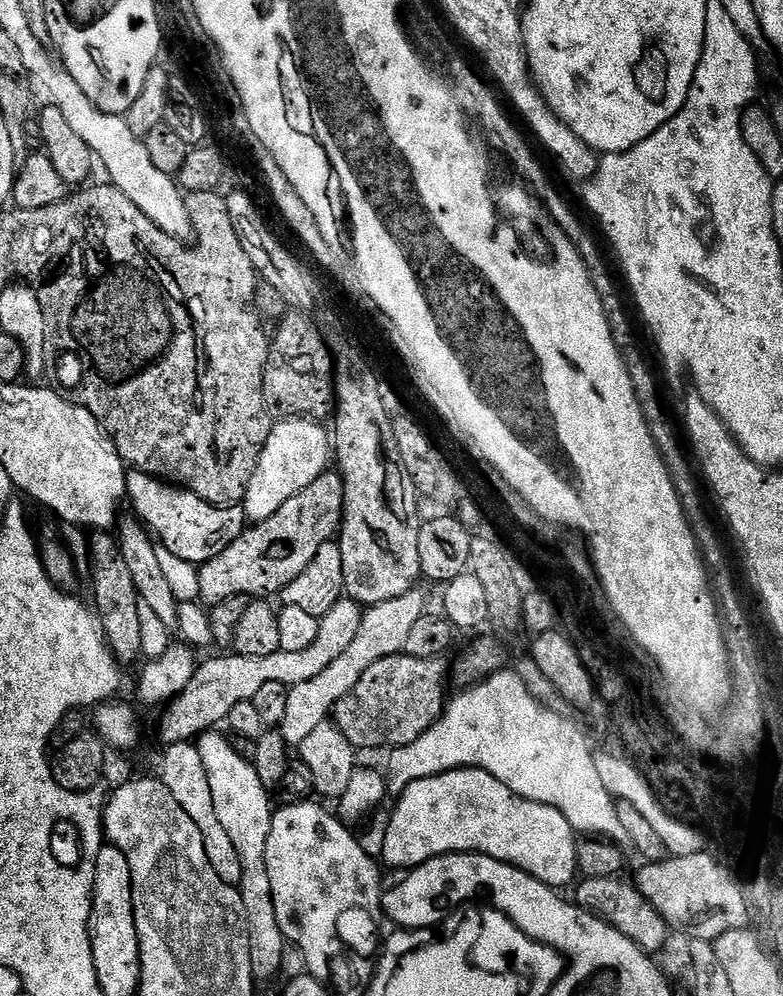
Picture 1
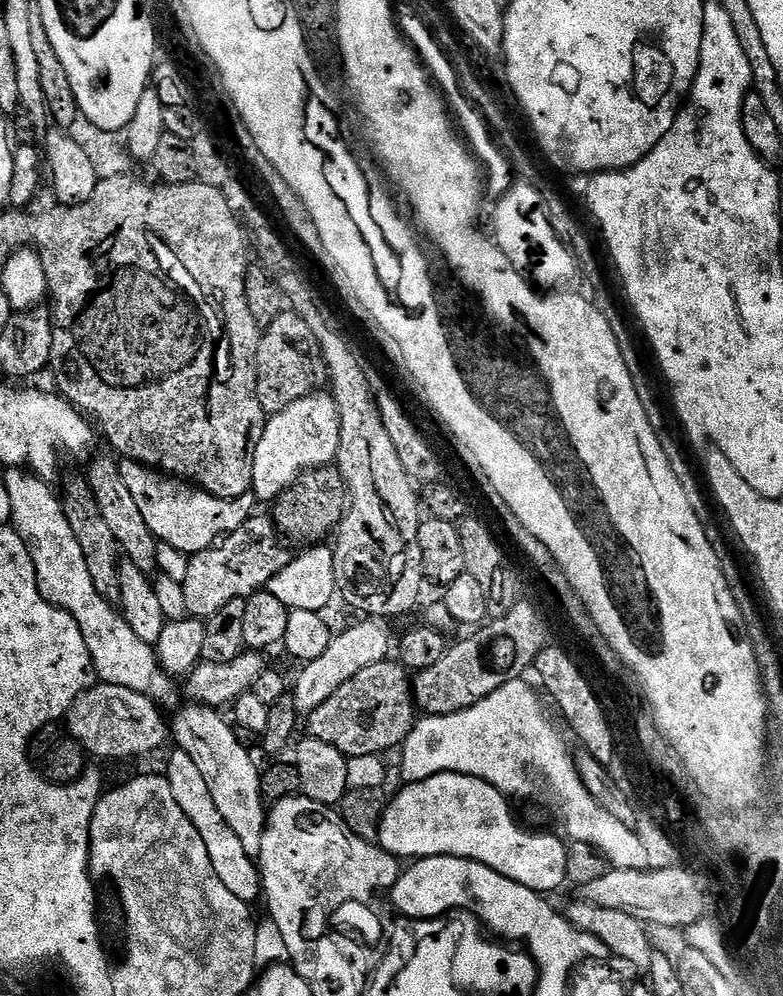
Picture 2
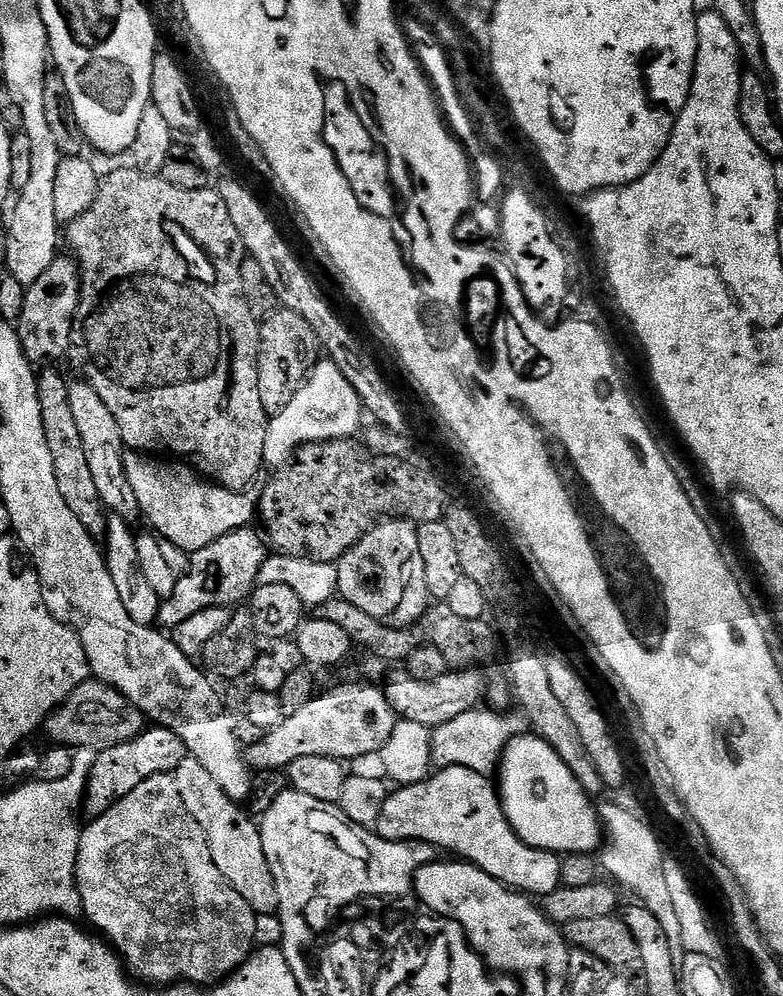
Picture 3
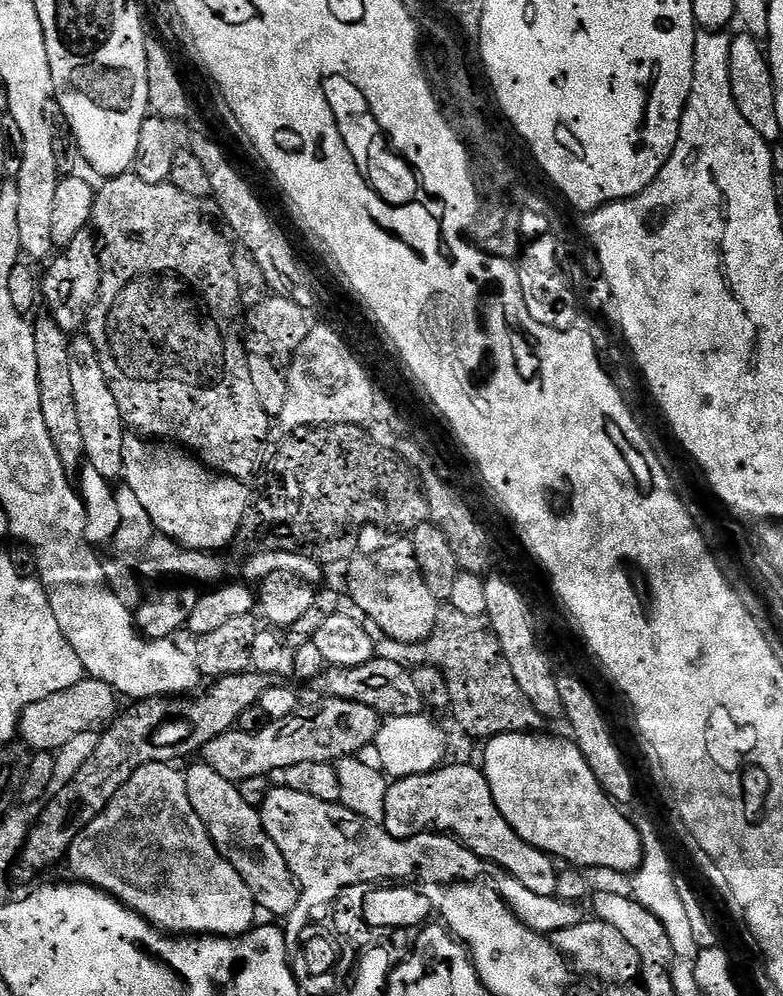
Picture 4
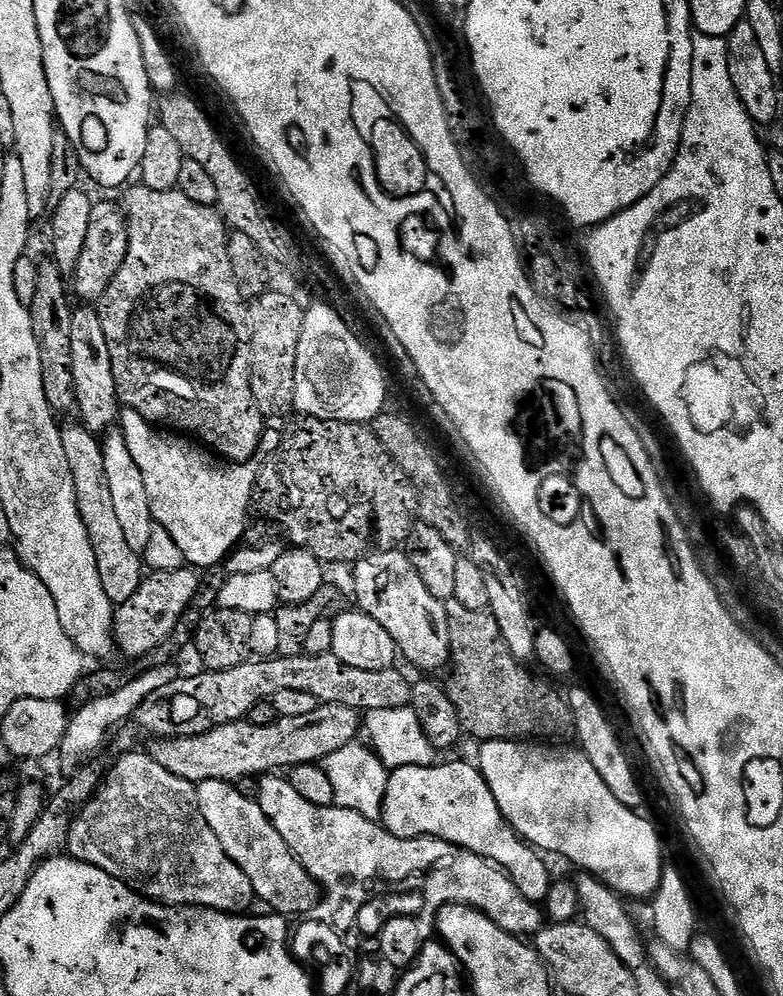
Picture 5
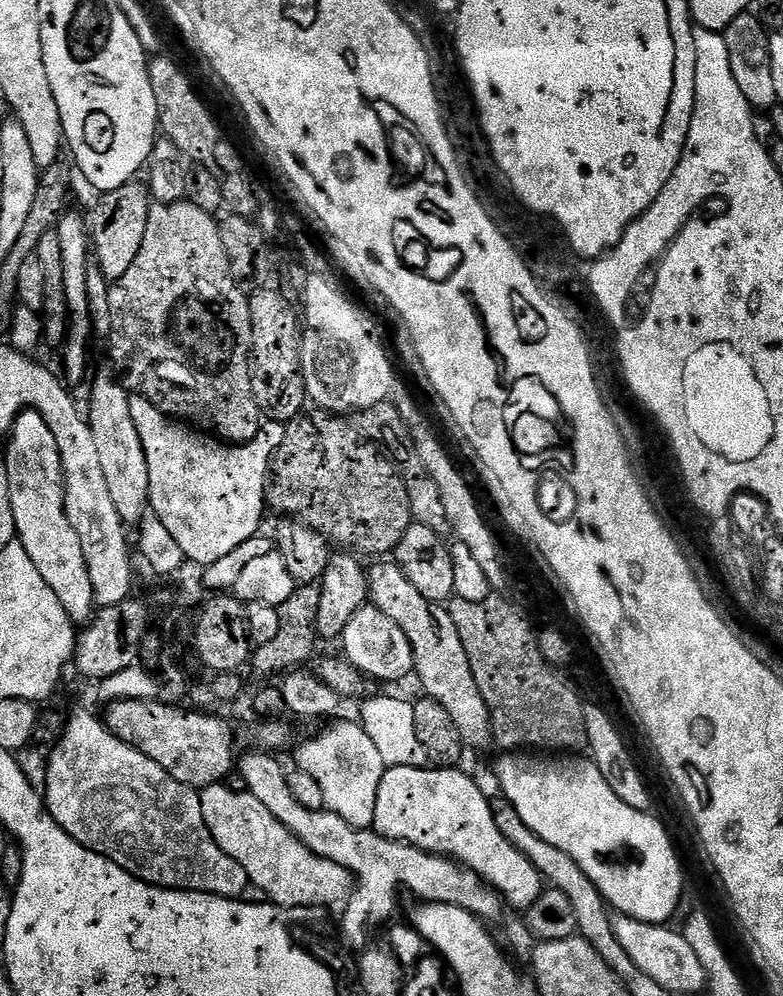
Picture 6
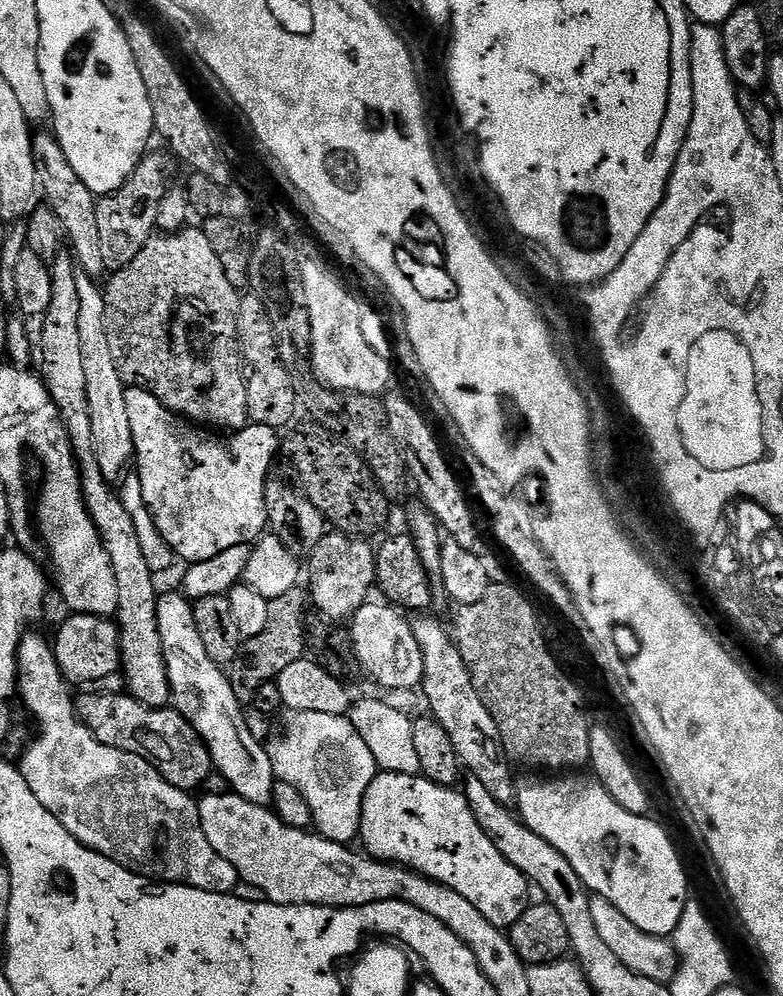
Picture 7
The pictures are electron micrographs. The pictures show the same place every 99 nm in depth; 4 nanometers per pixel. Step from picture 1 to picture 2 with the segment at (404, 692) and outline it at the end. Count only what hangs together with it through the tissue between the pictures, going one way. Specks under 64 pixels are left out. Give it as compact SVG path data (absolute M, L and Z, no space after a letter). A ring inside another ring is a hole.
M392 658L366 666L346 686L338 686L318 710L307 713L306 720L309 737L330 742L346 757L380 756L391 748L399 749L418 720L409 669Z

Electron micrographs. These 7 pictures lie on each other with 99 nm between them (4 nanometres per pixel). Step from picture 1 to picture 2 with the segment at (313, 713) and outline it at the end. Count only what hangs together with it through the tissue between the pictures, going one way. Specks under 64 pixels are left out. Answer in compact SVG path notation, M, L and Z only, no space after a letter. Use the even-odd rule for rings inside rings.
M360 618L357 624L350 625L345 632L337 631L325 652L318 658L307 661L301 667L304 669L296 676L296 684L294 680L294 689L290 695L296 703L297 713L307 714L318 710L318 706L322 706L322 702L326 702L326 698L330 698L330 694L334 694L338 686L346 686L346 682L350 682L354 674L366 670L366 666L374 666L389 659L391 652L388 651L391 648L393 651L394 636L392 640L388 624L389 621L384 618Z

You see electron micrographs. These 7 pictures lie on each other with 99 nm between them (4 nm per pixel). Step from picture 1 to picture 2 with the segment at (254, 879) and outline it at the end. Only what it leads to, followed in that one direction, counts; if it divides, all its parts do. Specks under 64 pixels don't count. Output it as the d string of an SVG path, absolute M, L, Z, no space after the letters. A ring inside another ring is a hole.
M191 702L176 717L170 720L170 736L175 747L181 752L190 754L194 766L206 778L206 786L210 789L210 798L214 798L214 806L218 806L218 814L226 818L226 826L238 834L242 846L246 846L246 854L259 857L264 826L266 823L266 801L260 793L261 769L252 761L253 753L238 743L236 728L220 717L217 709Z

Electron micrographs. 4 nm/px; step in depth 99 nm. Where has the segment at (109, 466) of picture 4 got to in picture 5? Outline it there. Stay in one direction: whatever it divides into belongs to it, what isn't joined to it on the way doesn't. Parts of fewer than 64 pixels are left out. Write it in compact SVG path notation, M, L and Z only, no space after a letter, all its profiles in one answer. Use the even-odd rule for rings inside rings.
M92 304L79 305L72 314L72 370L74 372L76 410L80 412L83 427L97 434L107 433L119 419L120 403L117 398L117 387L114 384L113 362L110 359L109 342L106 340L99 309Z

